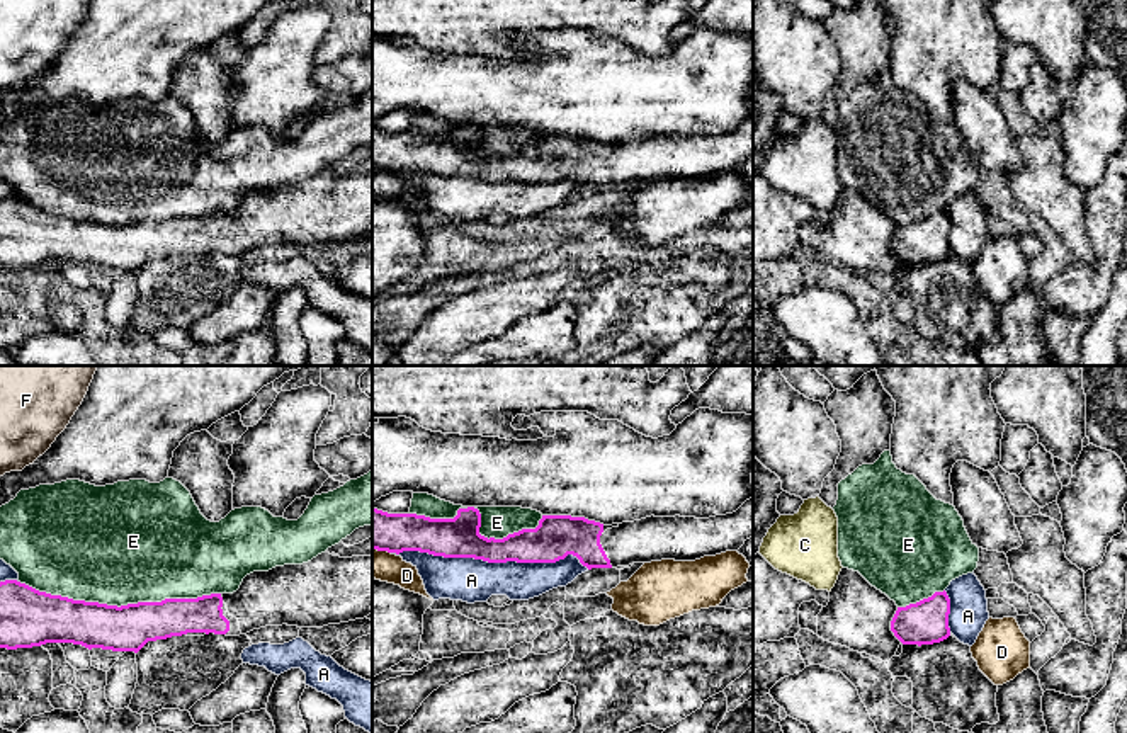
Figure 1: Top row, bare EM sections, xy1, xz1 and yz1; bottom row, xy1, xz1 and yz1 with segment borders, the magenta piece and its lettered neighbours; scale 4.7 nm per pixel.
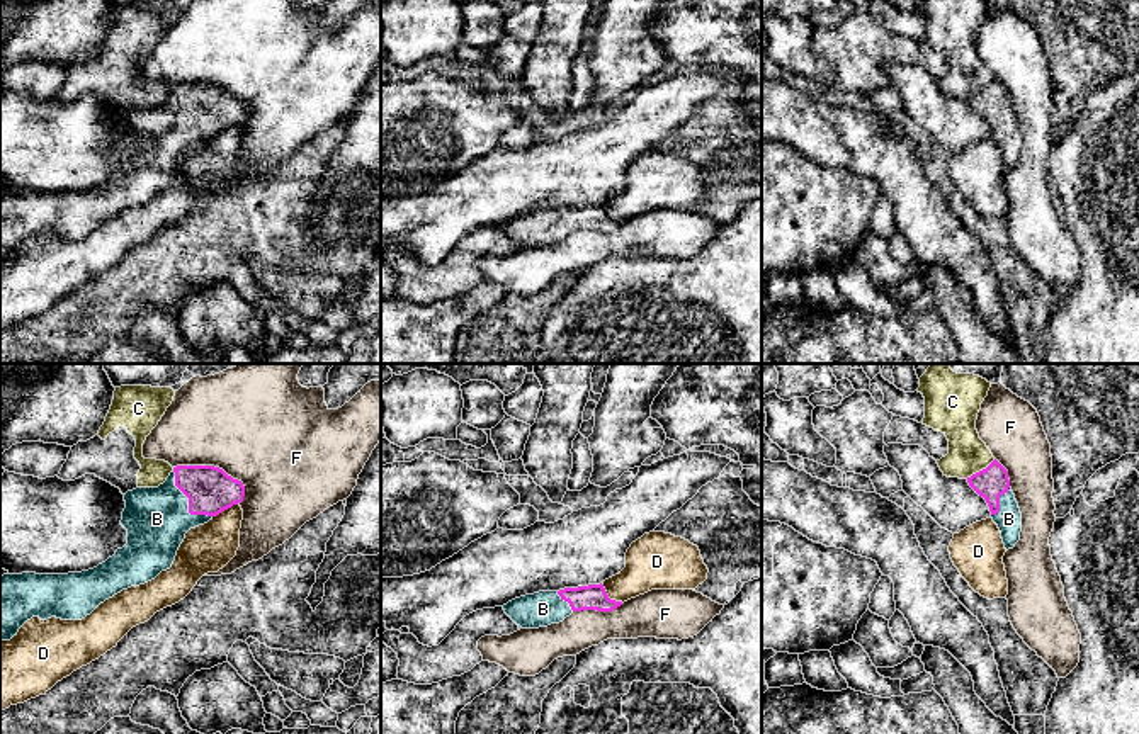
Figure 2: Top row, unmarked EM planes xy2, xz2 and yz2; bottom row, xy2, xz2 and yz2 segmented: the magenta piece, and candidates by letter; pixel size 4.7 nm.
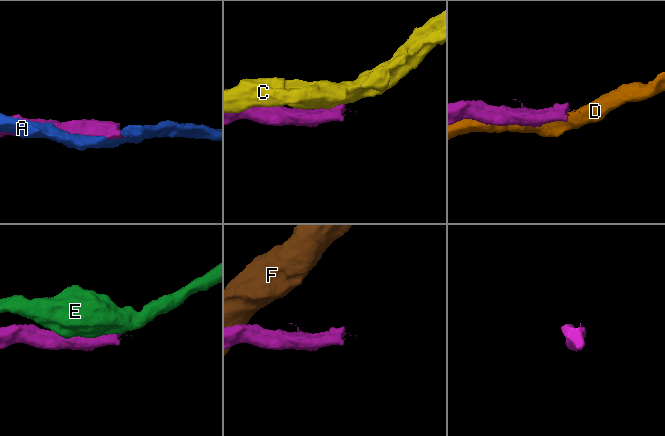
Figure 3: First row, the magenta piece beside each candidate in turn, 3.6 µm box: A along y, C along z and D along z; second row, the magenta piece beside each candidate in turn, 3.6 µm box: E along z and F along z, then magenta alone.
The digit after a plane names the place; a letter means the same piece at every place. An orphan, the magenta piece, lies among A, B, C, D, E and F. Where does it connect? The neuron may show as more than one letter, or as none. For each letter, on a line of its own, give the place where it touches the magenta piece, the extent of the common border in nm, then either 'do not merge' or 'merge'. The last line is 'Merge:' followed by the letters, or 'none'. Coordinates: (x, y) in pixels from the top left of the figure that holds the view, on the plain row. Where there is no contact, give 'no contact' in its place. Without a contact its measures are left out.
A: meets magenta in xz1 at (490, 181); contact 950 nm long; do not merge
B: meets magenta in xy2 at (189, 123); contact 300 nm long; merge
C: meets magenta in yz2 at (980, 90); contact 170 nm long; do not merge
D: meets magenta in xz2 at (607, 216); contact 140 nm long; do not merge
E: meets magenta in xy1 at (121, 225); contact 950 nm long; do not merge
F: meets magenta in xy2 at (216, 87); contact 380 nm long; do not merge
Merge: B

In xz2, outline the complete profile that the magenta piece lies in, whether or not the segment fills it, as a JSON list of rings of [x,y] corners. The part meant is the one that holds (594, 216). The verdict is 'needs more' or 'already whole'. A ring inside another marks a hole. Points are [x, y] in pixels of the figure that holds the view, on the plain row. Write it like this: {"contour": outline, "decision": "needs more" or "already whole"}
{"contour": [[[600,202],[525,214],[503,224],[503,229],[522,248],[539,248],[559,243],[573,231],[612,231],[620,224],[622,221],[609,217]]], "decision": "needs more"}

